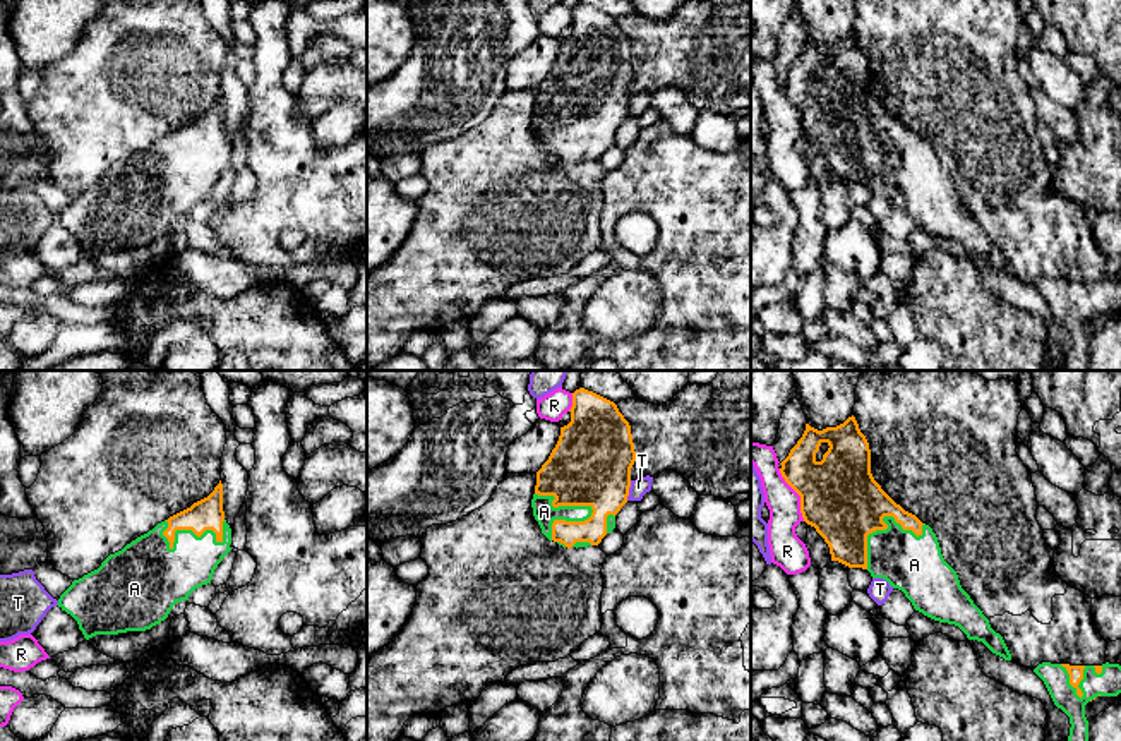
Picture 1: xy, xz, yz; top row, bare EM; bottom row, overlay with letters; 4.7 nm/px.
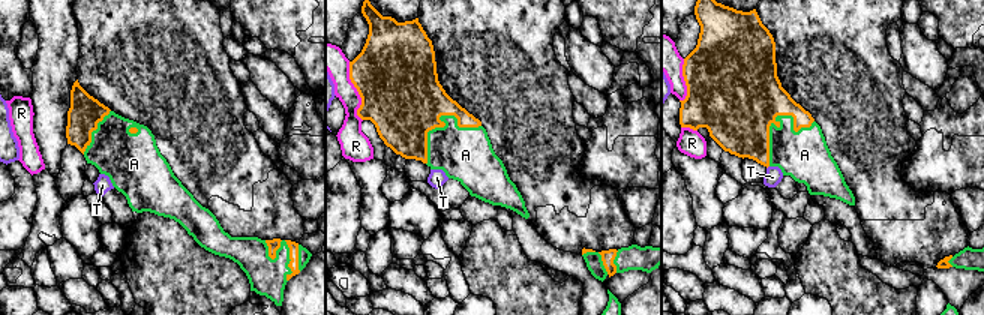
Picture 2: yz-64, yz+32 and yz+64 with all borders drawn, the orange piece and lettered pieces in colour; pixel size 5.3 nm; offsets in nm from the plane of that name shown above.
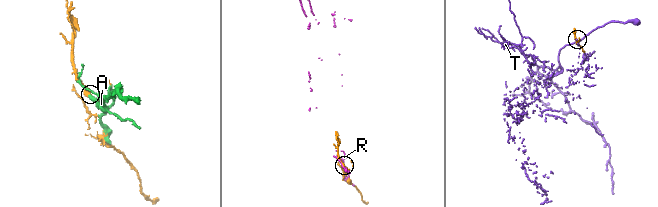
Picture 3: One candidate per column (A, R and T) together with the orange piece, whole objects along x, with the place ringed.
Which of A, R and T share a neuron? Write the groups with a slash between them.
A / R / T

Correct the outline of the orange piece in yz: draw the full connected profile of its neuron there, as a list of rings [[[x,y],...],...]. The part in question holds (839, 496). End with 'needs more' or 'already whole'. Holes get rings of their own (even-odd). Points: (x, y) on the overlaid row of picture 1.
[[[855,417],[836,427],[806,431],[780,463],[785,482],[800,496],[800,513],[824,539],[831,561],[862,568],[898,588],[924,616],[958,626],[968,640],[982,642],[992,654],[1011,660],[1011,654],[989,619],[962,588],[956,571],[944,561],[936,533],[915,515],[896,504],[871,473],[871,449]]] | needs more

